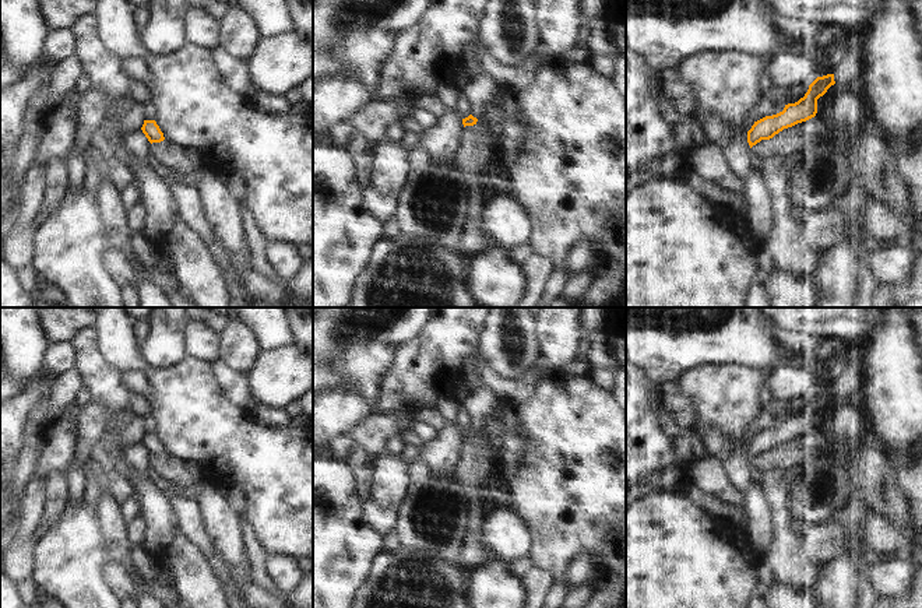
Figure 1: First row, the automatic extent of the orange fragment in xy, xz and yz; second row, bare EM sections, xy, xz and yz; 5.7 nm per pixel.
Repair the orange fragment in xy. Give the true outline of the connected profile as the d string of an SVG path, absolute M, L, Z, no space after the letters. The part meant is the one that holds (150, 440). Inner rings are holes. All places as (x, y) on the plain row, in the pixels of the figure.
M144 433L141 443L151 457L165 453L163 446L161 444L155 433Z

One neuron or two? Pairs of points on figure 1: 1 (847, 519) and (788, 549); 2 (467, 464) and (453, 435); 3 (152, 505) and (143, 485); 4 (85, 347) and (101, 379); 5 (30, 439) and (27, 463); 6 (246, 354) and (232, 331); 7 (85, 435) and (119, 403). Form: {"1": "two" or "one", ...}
{"1": "two", "2": "two", "3": "one", "4": "one", "5": "one", "6": "one", "7": "two"}

